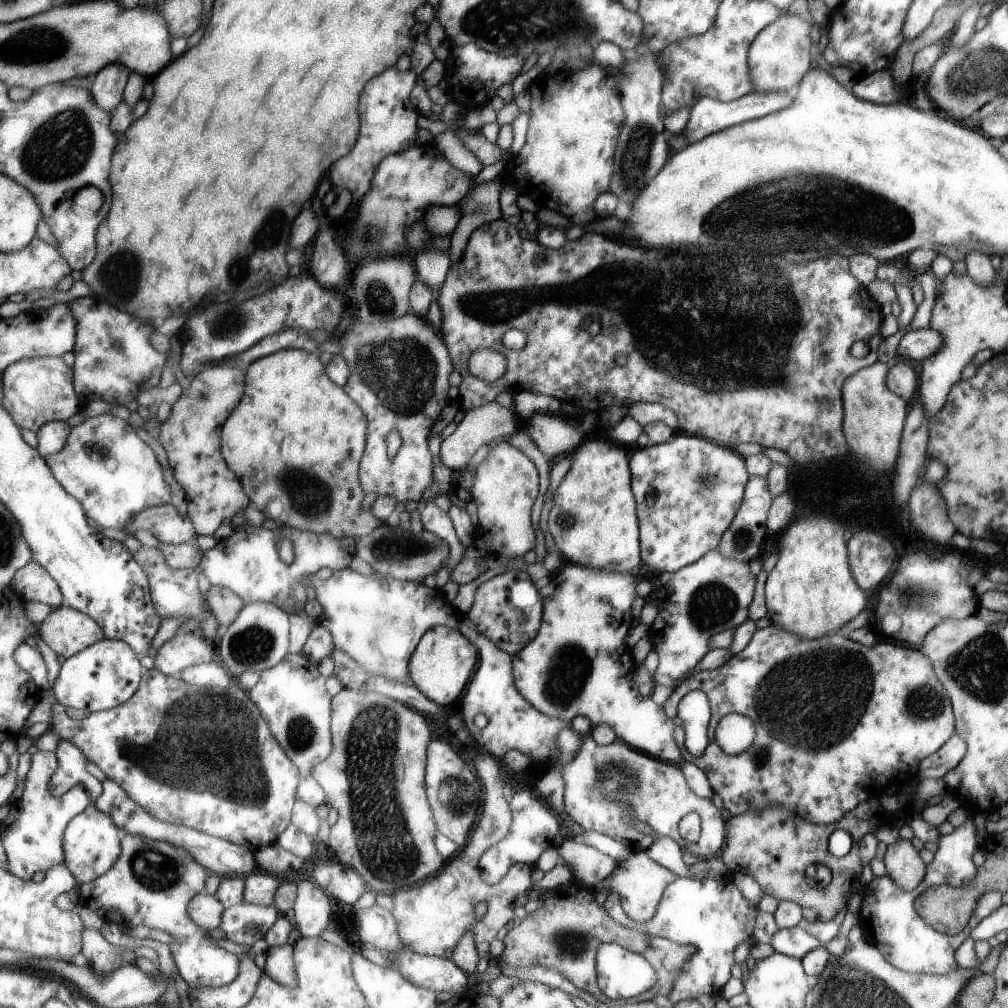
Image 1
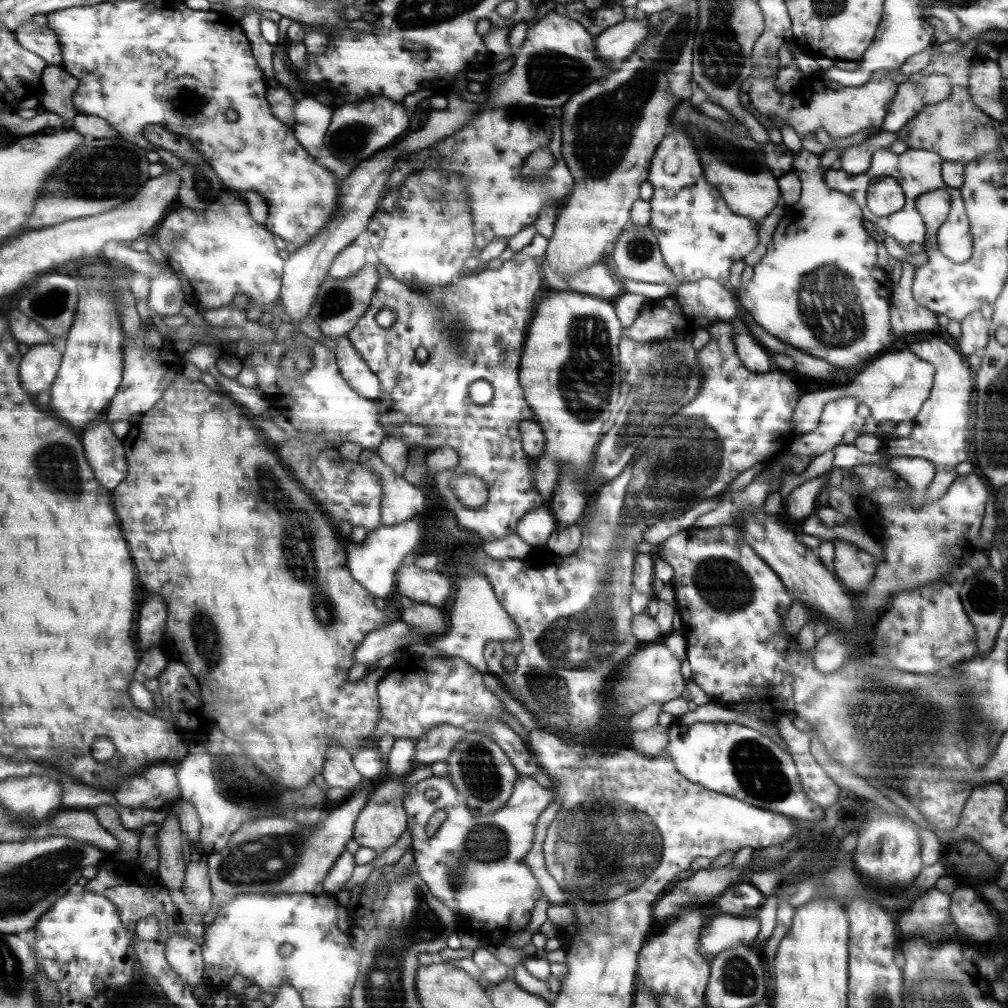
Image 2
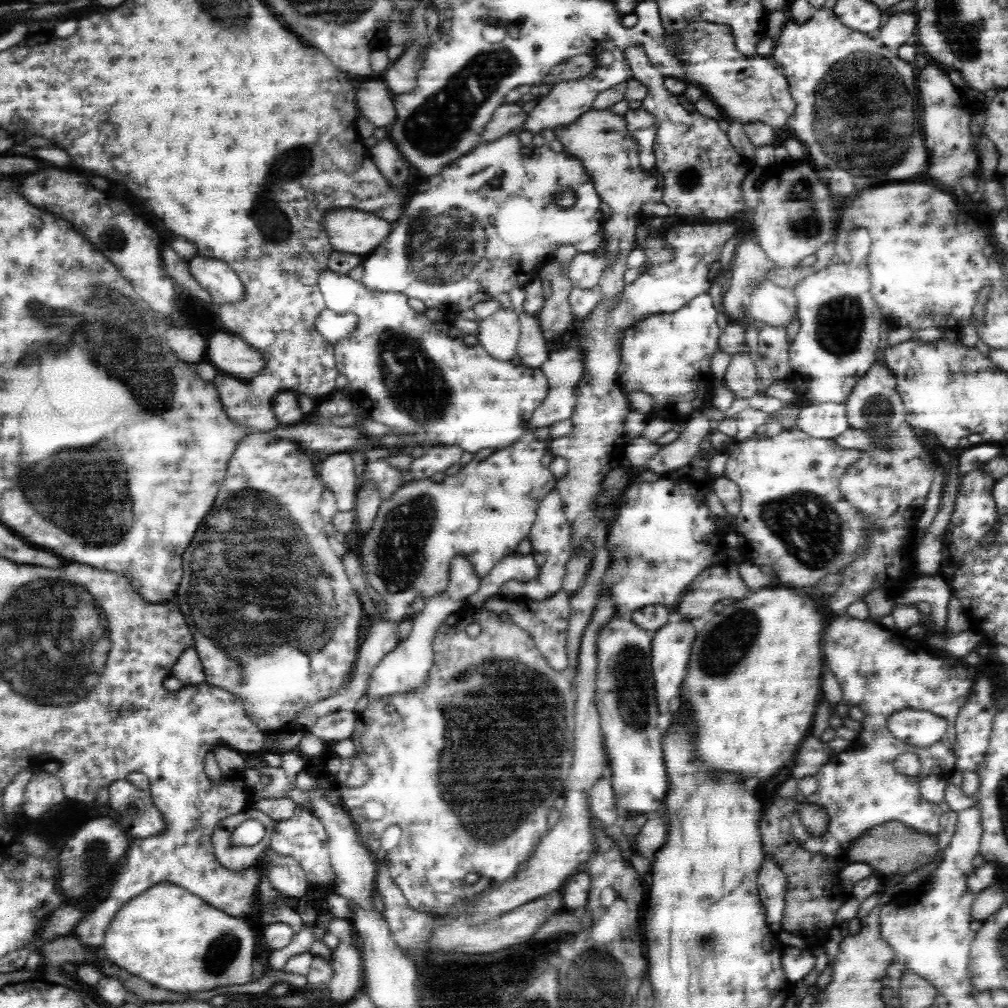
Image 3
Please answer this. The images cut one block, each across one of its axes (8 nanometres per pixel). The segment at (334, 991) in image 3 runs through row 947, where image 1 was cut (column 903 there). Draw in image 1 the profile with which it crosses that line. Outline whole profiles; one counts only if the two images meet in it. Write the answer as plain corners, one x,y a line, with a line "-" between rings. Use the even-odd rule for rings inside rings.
921,328
906,332
897,343
897,359
907,361
923,360
941,348
942,335
931,328

